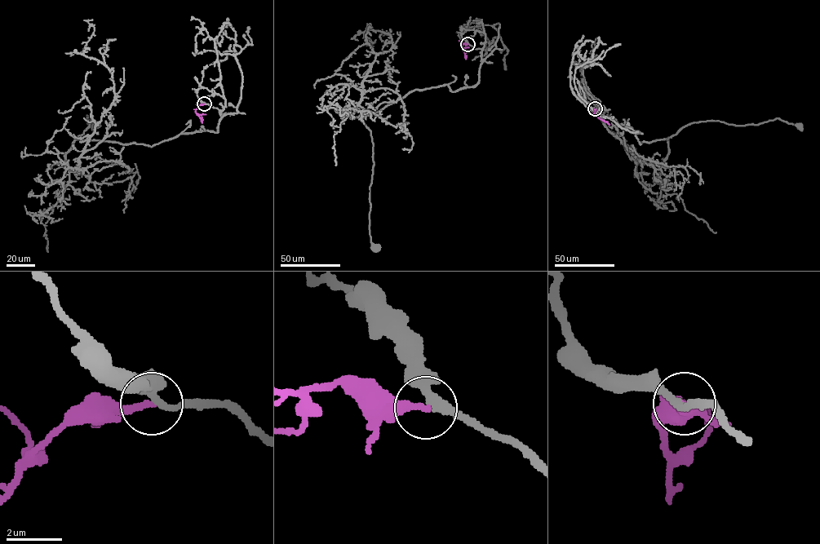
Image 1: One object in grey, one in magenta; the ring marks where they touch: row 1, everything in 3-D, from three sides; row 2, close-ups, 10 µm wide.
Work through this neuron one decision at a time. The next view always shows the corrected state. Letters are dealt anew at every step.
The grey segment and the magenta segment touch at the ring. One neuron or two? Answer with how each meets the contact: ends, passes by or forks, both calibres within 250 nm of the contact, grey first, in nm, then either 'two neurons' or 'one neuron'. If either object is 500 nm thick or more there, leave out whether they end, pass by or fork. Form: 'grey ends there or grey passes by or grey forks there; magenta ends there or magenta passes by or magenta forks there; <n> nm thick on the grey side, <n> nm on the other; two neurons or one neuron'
grey passes by; magenta ends there; 240 nm thick on the grey side, 260 nm on the other; one neuron

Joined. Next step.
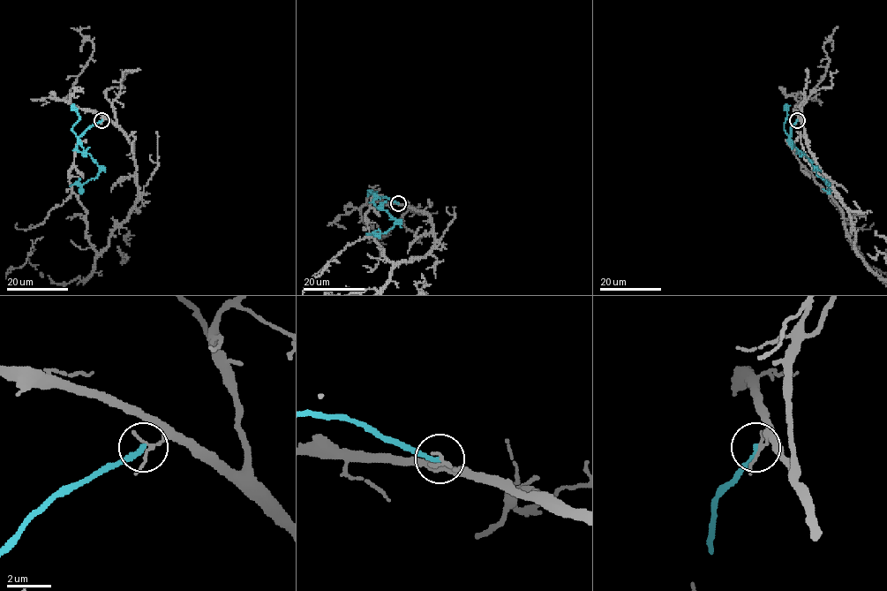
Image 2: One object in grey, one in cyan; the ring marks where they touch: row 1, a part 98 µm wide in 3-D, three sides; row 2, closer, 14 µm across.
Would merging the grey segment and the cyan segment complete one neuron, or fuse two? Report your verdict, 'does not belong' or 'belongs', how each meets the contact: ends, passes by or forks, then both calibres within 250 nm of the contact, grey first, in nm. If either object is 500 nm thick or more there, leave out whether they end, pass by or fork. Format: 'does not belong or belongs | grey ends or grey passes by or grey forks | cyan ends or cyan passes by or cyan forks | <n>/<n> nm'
does not belong | grey passes by | cyan ends | 130/240 nm

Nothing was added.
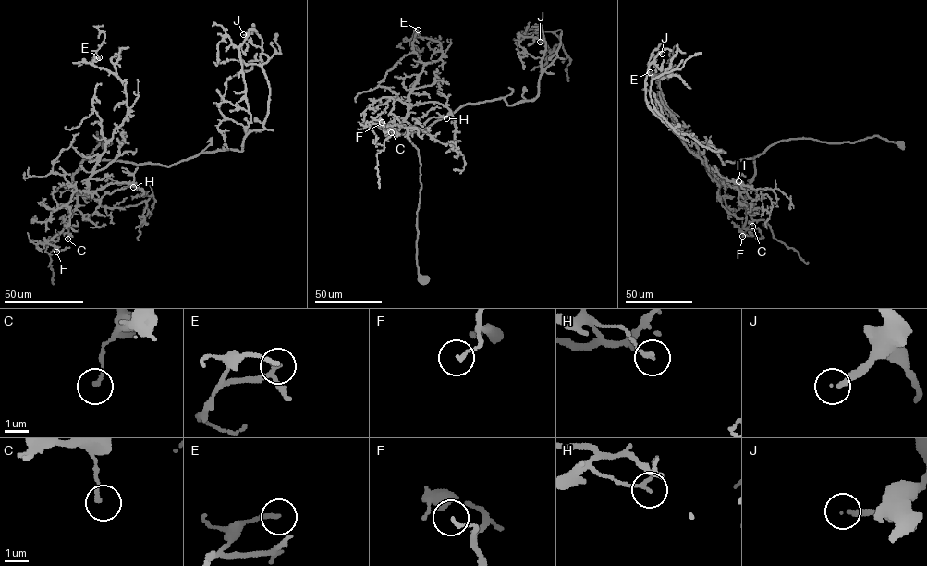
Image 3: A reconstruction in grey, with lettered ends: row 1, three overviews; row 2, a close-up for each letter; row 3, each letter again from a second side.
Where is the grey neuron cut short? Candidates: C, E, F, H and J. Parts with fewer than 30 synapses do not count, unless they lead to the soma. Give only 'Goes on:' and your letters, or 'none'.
Goes on: J

